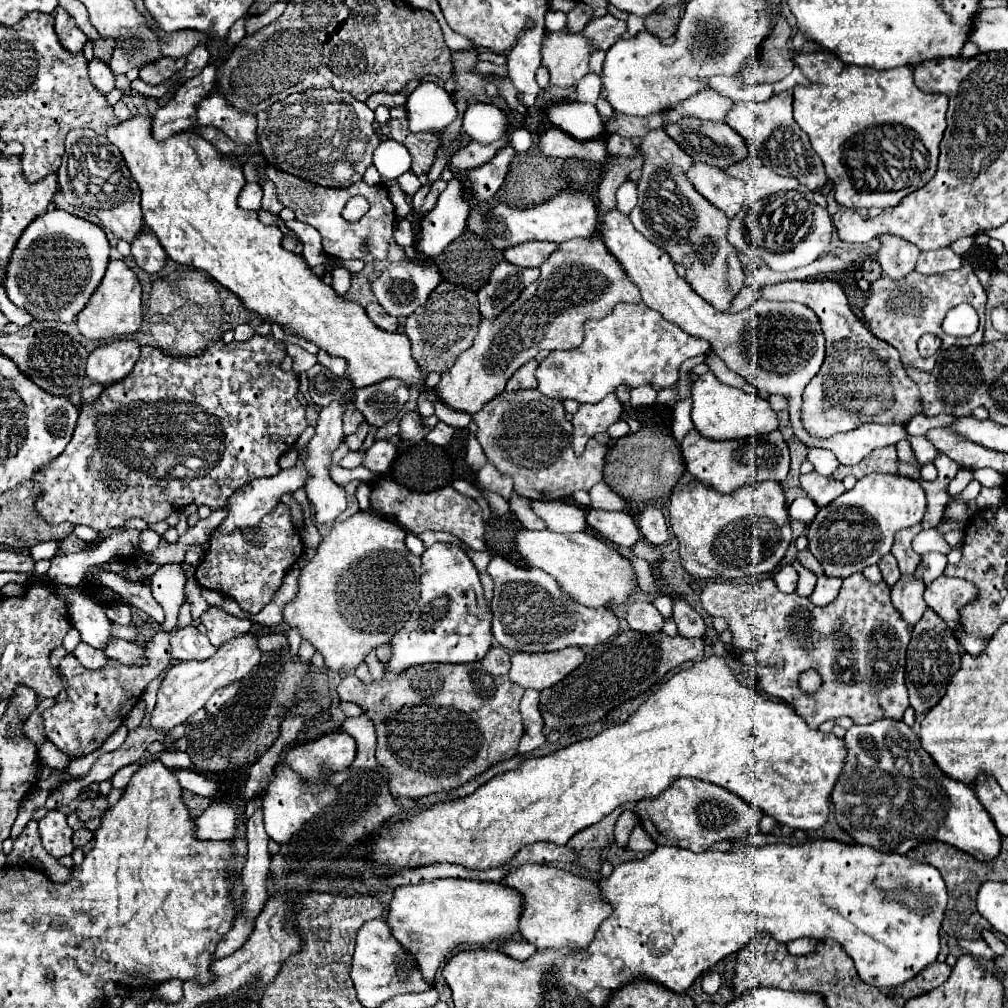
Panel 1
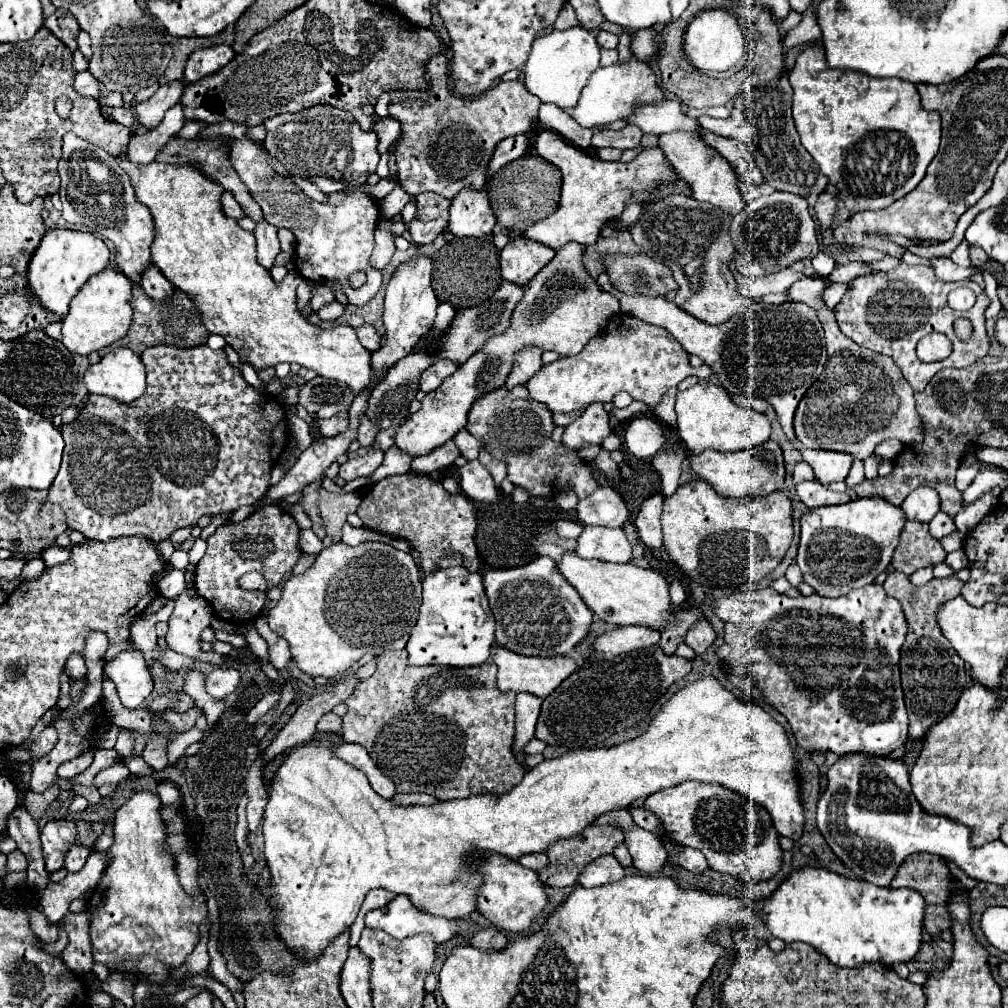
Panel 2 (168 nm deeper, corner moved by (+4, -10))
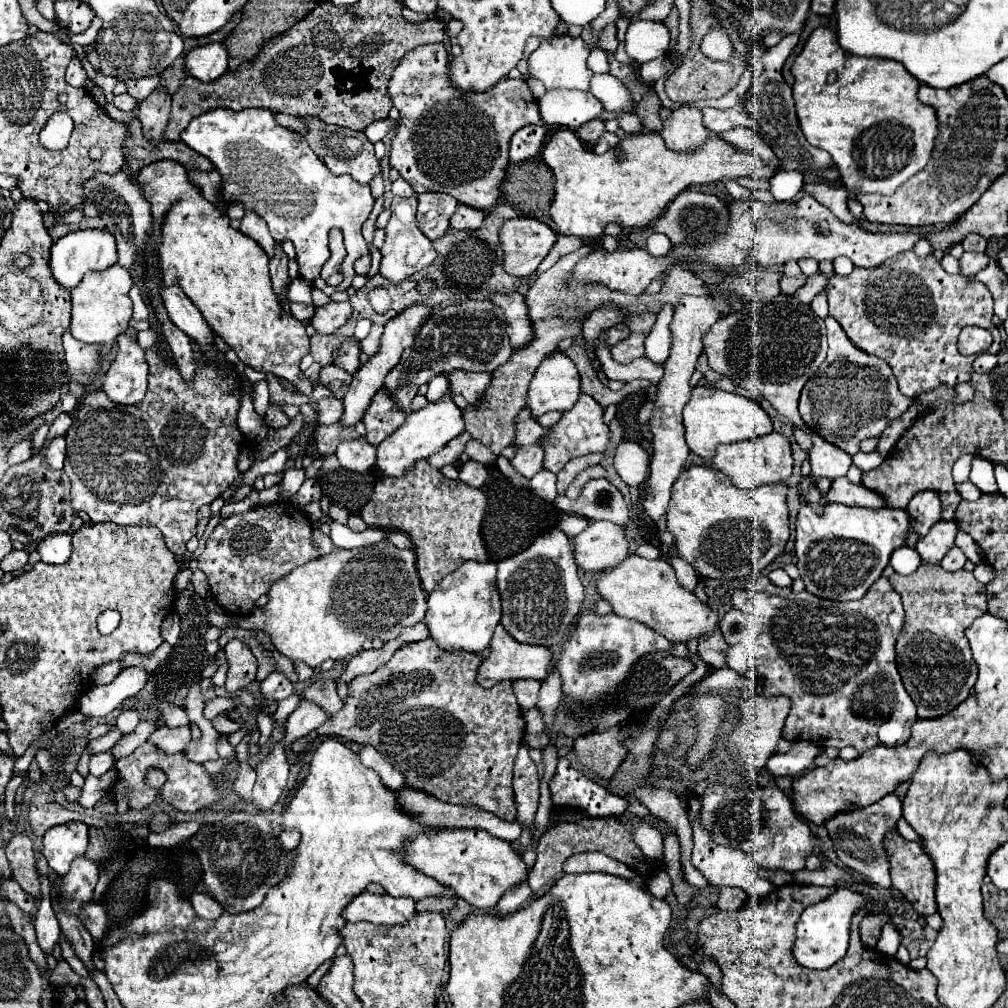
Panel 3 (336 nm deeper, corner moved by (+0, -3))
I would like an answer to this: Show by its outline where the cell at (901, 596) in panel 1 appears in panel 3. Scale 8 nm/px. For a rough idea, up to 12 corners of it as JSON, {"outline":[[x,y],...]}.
{"outline":[[937,521],[917,541],[925,563],[941,563],[953,547],[955,521]]}

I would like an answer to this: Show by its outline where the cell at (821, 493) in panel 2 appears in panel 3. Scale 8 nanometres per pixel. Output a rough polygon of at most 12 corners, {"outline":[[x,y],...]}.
{"outline":[[845,477],[833,481],[825,501],[885,507],[877,493]]}

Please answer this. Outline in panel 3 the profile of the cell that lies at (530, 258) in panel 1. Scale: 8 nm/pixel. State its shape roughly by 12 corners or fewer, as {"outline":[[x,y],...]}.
{"outline":[[531,217],[499,229],[503,269],[529,277],[557,241]]}

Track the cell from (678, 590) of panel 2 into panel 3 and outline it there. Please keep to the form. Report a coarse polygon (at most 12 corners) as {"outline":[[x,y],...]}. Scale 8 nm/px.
{"outline":[[671,559],[679,585],[693,591],[699,575],[685,559]]}

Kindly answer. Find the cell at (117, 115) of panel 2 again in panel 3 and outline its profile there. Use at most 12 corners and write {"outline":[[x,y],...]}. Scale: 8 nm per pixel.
{"outline":[[129,93],[117,95],[113,103],[121,111],[135,111],[137,101]]}

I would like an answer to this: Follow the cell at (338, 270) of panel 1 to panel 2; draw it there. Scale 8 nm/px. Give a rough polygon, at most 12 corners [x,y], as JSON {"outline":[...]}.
{"outline":[[337,300],[317,312],[323,322],[335,322],[343,316]]}

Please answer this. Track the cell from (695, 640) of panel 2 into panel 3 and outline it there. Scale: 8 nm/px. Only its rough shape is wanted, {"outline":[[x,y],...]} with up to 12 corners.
{"outline":[[721,631],[699,637],[697,653],[711,667],[727,667]]}

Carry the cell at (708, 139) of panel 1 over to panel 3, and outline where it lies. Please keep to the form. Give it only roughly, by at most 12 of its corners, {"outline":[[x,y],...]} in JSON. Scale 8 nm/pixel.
{"outline":[[735,127],[719,133],[735,149],[759,155],[775,167],[771,147],[755,131]]}

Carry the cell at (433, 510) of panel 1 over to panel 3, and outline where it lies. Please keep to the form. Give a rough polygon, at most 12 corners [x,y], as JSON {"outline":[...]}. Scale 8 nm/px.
{"outline":[[427,459],[385,477],[367,527],[411,537],[429,593],[487,561],[487,497]]}

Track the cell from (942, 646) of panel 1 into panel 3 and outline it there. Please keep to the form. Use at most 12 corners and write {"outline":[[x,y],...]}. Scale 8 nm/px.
{"outline":[[971,571],[893,573],[901,681],[919,719],[965,701],[965,629],[987,611]]}

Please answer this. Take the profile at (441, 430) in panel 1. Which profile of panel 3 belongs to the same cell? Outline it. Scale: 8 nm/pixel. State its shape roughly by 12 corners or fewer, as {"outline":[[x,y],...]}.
{"outline":[[465,431],[451,439],[427,461],[441,469],[455,463],[471,435]]}

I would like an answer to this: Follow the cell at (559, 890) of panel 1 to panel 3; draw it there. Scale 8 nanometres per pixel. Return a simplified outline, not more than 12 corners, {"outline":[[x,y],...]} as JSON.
{"outline":[[479,829],[423,833],[407,863],[491,911],[527,877],[511,843]]}

